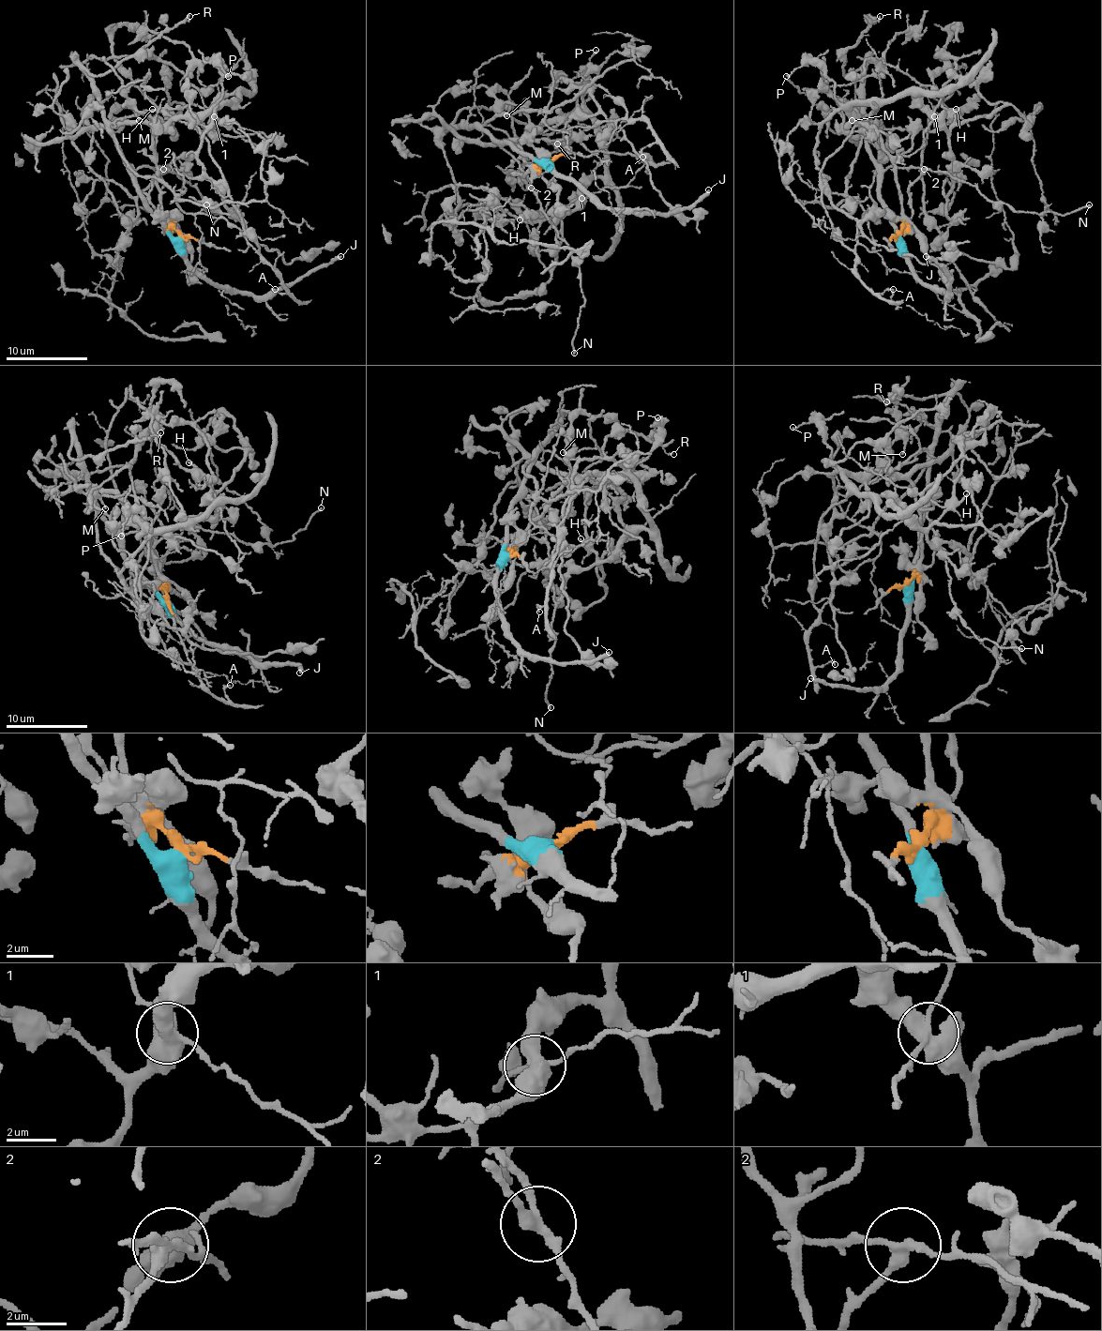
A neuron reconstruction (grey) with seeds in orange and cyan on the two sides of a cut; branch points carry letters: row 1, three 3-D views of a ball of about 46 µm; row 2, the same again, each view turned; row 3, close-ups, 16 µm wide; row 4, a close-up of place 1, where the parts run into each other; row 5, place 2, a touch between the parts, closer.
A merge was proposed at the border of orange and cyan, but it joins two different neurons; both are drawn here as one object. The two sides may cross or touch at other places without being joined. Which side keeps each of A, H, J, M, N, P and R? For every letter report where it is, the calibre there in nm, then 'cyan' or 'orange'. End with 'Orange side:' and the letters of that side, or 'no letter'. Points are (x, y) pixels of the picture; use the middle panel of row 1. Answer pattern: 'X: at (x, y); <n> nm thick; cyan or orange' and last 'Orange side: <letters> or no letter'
A: at (642, 157); 200 nm thick; orange
H: at (520, 219); 200 nm thick; orange
J: at (708, 189); 340 nm thick; cyan
M: at (506, 115); 150 nm thick; orange
N: at (574, 353); 190 nm thick; cyan
P: at (596, 50); 220 nm thick; orange
R: at (557, 143); 160 nm thick; cyan
Orange side: A, H, M, P

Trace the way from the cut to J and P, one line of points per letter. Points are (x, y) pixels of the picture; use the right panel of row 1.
J: (898, 235), (900, 256), (925, 284), (947, 296), (947, 272), (925, 256)
P: (898, 235), (900, 209), (895, 158), (884, 148), (879, 134), (834, 96), (834, 83), (809, 63), (785, 75)

